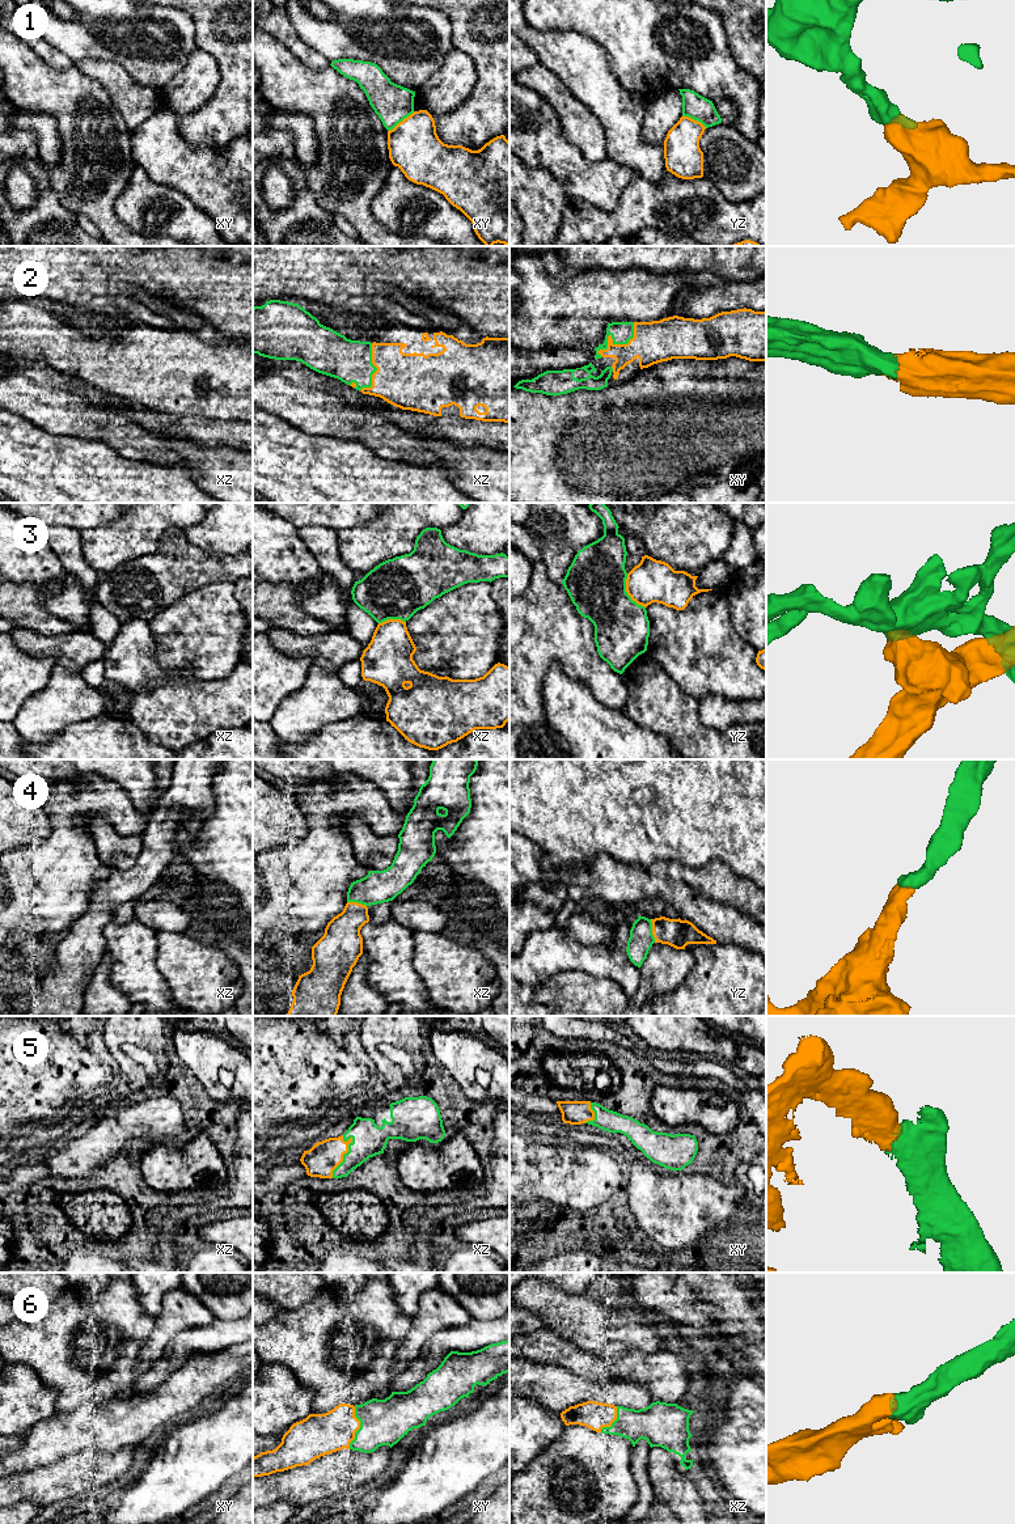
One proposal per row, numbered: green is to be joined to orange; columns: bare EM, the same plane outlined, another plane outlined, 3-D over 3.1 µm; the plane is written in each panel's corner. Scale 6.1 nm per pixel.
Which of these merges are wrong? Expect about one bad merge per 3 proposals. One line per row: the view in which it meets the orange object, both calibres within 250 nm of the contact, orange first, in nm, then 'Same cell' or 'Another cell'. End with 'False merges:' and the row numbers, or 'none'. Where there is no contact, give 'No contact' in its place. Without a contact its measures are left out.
1: Touches orange in xy. Thickness 320 nm (orange) against 240 nm. Another cell
2: Touches orange in xy. Thickness 260 nm (orange) against 130 nm. Same cell
3: Touches orange in yz. Thickness 260 nm (orange) against 360 nm. Another cell
4: Touches orange in yz. Thickness 170 nm (orange) against 150 nm. Same cell
5: Touches orange in xz. Thickness 190 nm (orange) against 200 nm. Same cell
6: Touches orange in xy. Thickness 260 nm (orange) against 280 nm. Same cell
False merges: 1, 3

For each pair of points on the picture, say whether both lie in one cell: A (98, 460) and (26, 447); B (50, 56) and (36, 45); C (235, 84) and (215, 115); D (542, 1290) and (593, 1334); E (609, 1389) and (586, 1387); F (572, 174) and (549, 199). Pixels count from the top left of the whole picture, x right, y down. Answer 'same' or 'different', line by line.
A: same
B: same
C: same
D: same
E: same
F: different

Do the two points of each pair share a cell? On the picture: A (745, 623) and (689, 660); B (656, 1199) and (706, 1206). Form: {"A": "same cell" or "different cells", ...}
{"A": "different cells", "B": "same cell"}

